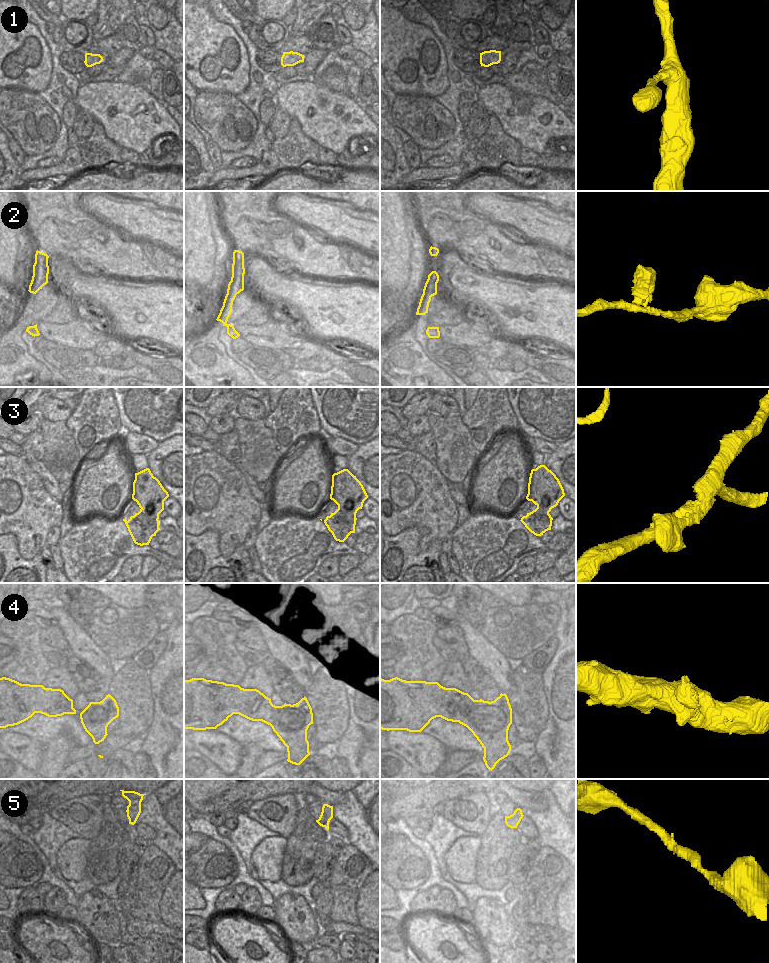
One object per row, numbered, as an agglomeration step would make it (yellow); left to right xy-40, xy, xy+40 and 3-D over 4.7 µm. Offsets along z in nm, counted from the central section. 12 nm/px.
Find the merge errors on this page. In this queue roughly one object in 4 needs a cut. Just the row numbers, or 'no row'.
3

